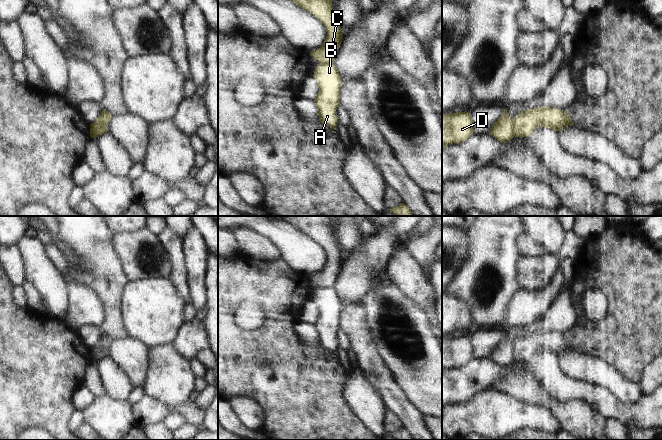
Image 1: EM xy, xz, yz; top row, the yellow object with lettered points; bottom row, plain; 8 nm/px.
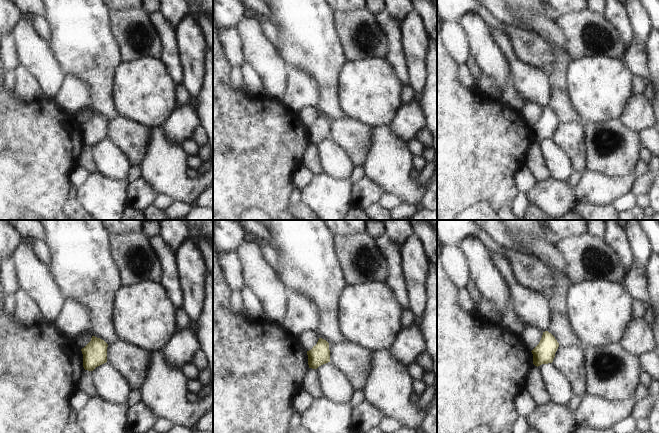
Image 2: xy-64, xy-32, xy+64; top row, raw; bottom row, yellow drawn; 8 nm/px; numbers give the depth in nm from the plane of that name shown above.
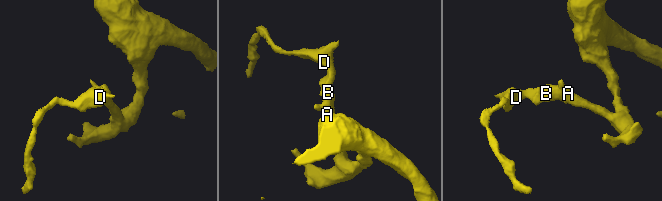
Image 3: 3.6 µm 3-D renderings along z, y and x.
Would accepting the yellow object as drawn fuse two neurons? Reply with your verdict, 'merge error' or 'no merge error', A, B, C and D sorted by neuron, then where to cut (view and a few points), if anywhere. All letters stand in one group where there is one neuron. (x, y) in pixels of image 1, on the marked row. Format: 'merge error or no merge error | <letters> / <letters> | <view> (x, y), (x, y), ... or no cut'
merge error | A B / C D | yz (512, 119), (512, 134), (514, 136)

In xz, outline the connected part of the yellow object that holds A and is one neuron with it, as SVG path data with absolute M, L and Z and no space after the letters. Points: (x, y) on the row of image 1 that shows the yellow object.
M319 63L313 78L318 83L319 92L313 100L316 104L319 121L336 130L338 119L336 109L340 105L342 80L333 63Z

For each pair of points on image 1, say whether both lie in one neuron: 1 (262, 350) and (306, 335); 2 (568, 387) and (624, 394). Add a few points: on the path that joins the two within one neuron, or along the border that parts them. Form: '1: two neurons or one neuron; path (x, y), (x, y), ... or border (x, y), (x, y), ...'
1: two neurons; border (296, 332), (310, 344), (318, 345)
2: two neurons; border (589, 383), (606, 388), (624, 403), (632, 403)

